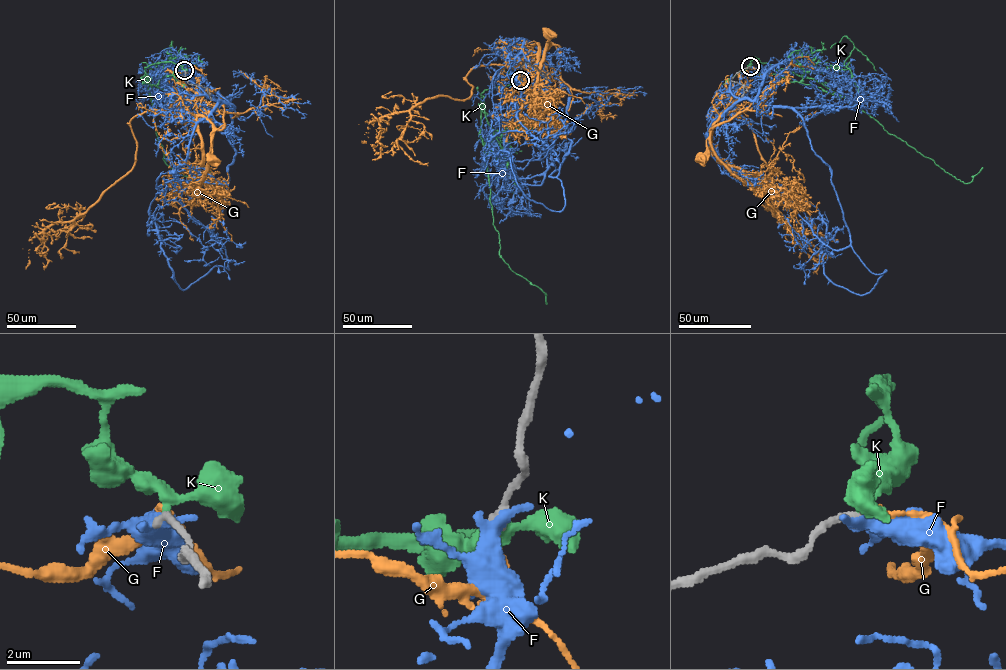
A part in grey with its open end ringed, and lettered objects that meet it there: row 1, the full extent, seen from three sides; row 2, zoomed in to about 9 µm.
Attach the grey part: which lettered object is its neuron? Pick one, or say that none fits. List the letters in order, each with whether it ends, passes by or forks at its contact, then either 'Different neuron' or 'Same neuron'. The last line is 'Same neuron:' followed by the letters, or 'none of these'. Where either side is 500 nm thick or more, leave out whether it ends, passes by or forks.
F: It ends there. Different neuron
G: It ends there. Different neuron
K: It passes by. Same neuron
Same neuron: K

